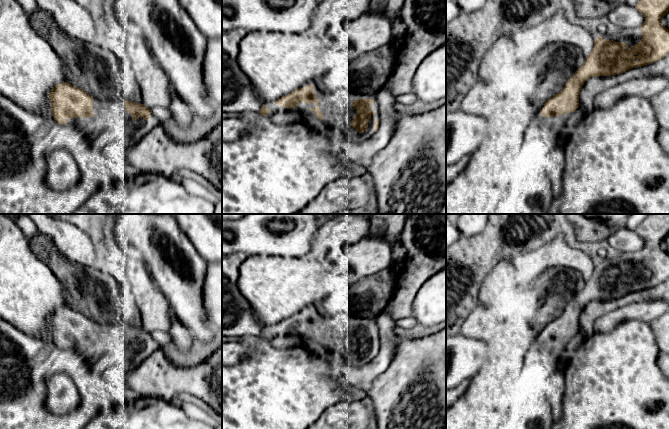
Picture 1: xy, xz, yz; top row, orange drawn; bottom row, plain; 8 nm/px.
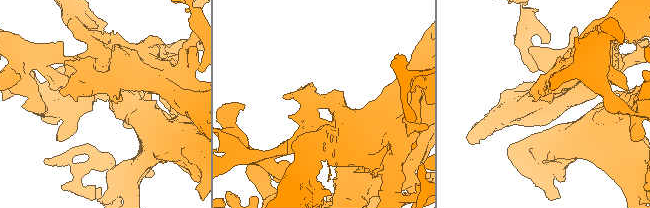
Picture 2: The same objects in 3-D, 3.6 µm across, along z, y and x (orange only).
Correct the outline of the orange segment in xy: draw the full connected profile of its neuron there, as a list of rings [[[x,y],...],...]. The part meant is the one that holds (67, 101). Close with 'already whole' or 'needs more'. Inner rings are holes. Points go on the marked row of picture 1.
[[[68,82],[55,85],[49,98],[52,116],[59,124],[67,124],[68,118],[94,117],[93,97]]]; already whole

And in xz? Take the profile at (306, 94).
[[[309,84],[304,88],[298,88],[294,92],[279,98],[275,101],[275,104],[287,109],[291,109],[292,107],[297,107],[301,102],[305,102],[307,104],[315,103],[316,107],[308,110],[313,111],[318,119],[324,119],[324,116],[319,109],[319,101],[313,91],[312,84]]]; already whole

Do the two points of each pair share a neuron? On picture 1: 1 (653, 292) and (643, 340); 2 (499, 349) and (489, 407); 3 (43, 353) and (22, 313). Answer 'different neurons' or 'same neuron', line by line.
1: different neurons
2: same neuron
3: different neurons

